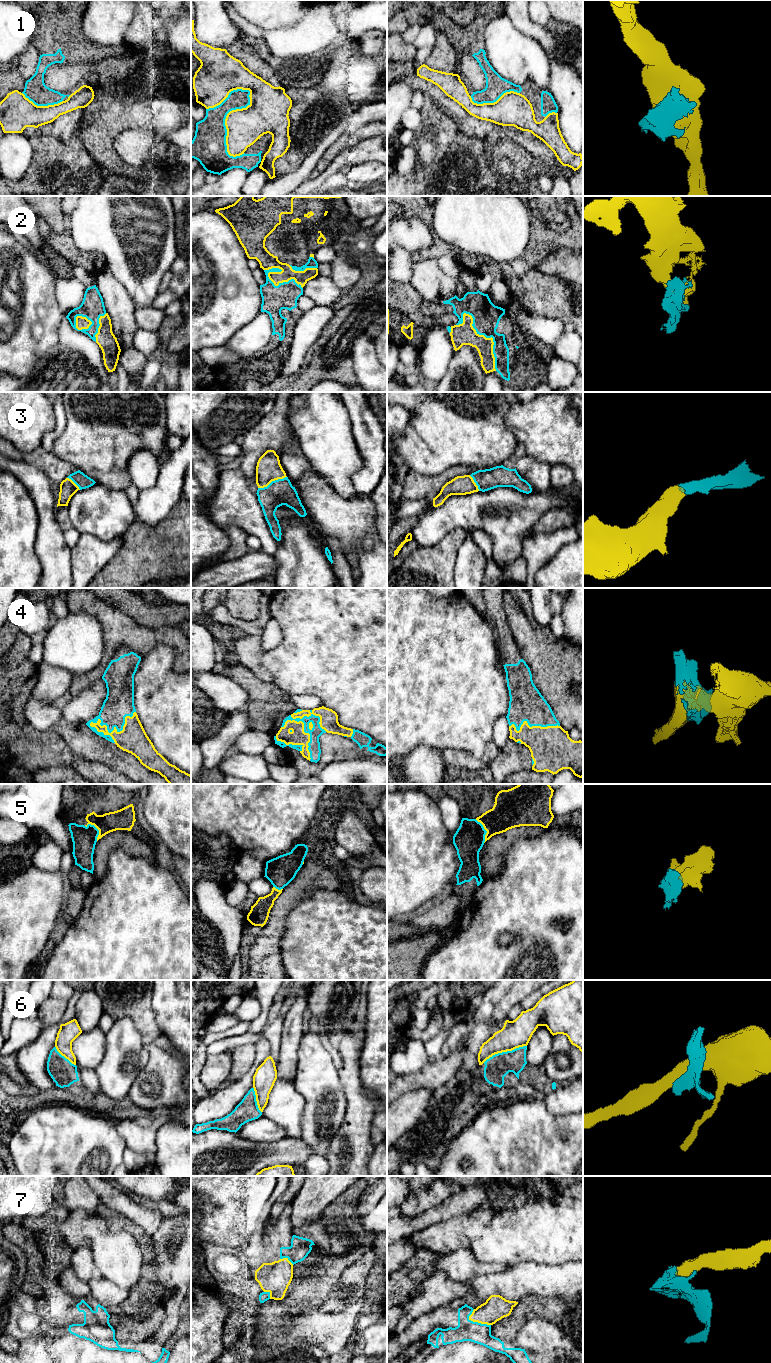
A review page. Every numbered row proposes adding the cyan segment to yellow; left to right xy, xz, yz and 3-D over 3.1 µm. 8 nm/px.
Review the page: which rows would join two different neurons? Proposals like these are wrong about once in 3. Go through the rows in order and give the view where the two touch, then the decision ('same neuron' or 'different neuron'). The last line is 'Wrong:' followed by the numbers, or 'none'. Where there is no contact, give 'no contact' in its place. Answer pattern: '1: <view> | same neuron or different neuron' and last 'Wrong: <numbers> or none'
1: xz | different neuron
2: yz | same neuron
3: xz | same neuron
4: xz | same neuron
5: xy | same neuron
6: yz | different neuron
7: yz | same neuron
Wrong: 1, 6

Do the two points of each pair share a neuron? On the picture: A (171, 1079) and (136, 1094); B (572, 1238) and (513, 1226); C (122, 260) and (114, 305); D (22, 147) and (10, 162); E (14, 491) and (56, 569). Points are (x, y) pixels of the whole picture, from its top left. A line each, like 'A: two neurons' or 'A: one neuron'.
A: one neuron
B: one neuron
C: two neurons
D: one neuron
E: two neurons

